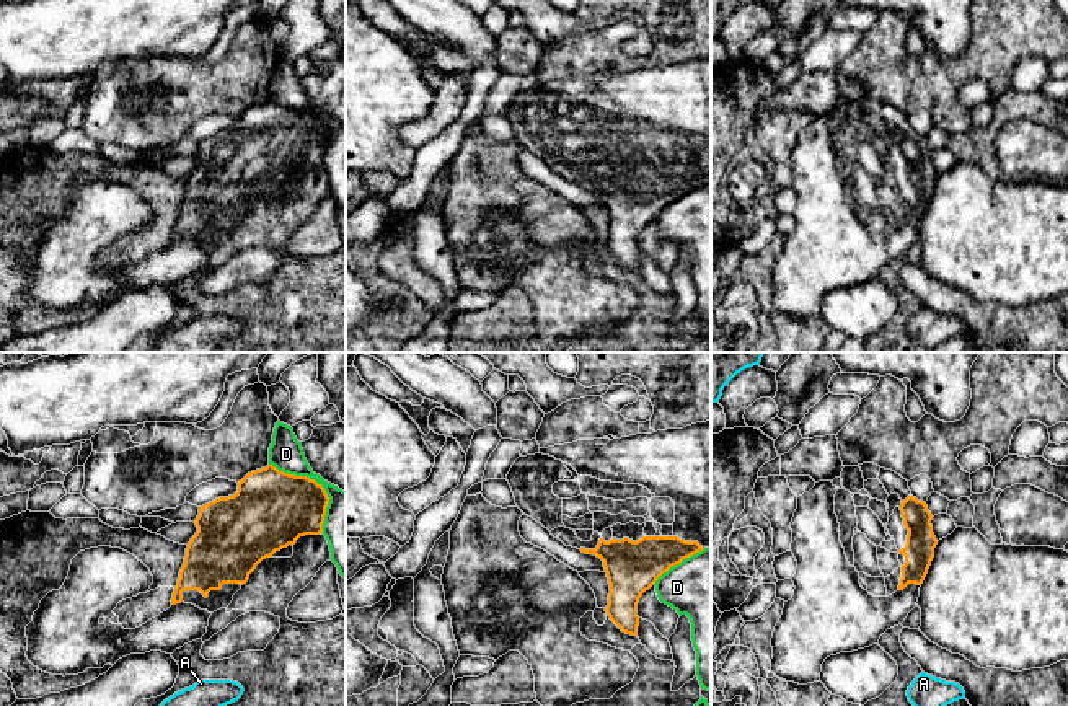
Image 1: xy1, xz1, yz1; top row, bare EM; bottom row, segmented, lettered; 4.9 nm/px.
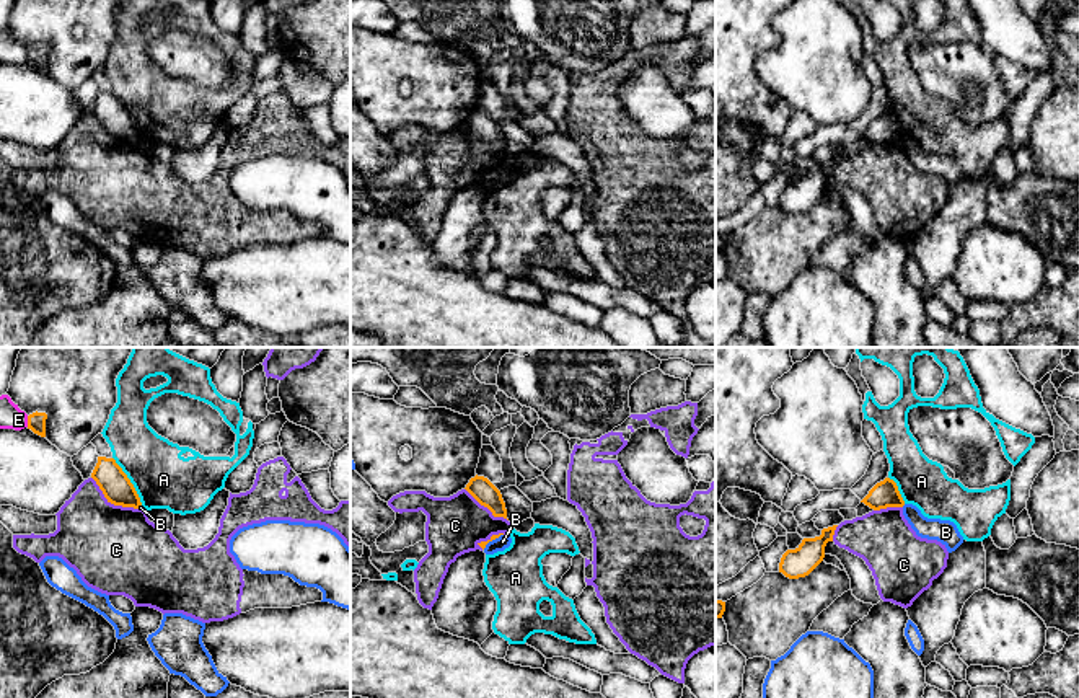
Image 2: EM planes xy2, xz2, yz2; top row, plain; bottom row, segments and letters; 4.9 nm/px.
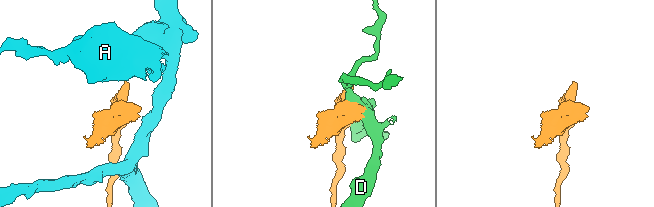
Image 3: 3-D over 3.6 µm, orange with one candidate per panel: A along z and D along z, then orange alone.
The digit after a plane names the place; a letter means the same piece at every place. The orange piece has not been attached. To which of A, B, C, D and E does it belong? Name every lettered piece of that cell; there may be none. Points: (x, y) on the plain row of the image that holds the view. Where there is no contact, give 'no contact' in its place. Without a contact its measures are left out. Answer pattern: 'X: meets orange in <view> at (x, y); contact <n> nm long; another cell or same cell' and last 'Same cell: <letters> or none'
A: meets orange in xy2 at (129, 116); contact 280 nm long; another cell
B: meets orange in xz2 at (493, 173); contact 130 nm long; another cell
C: meets orange in xy2 at (113, 137); contact 280 nm long; another cell
D: meets orange in xy1 at (317, 118); contact 440 nm long; another cell
E: meets orange in xy2 at (28, 56); contact 60 nm long; another cell
Same cell: none

